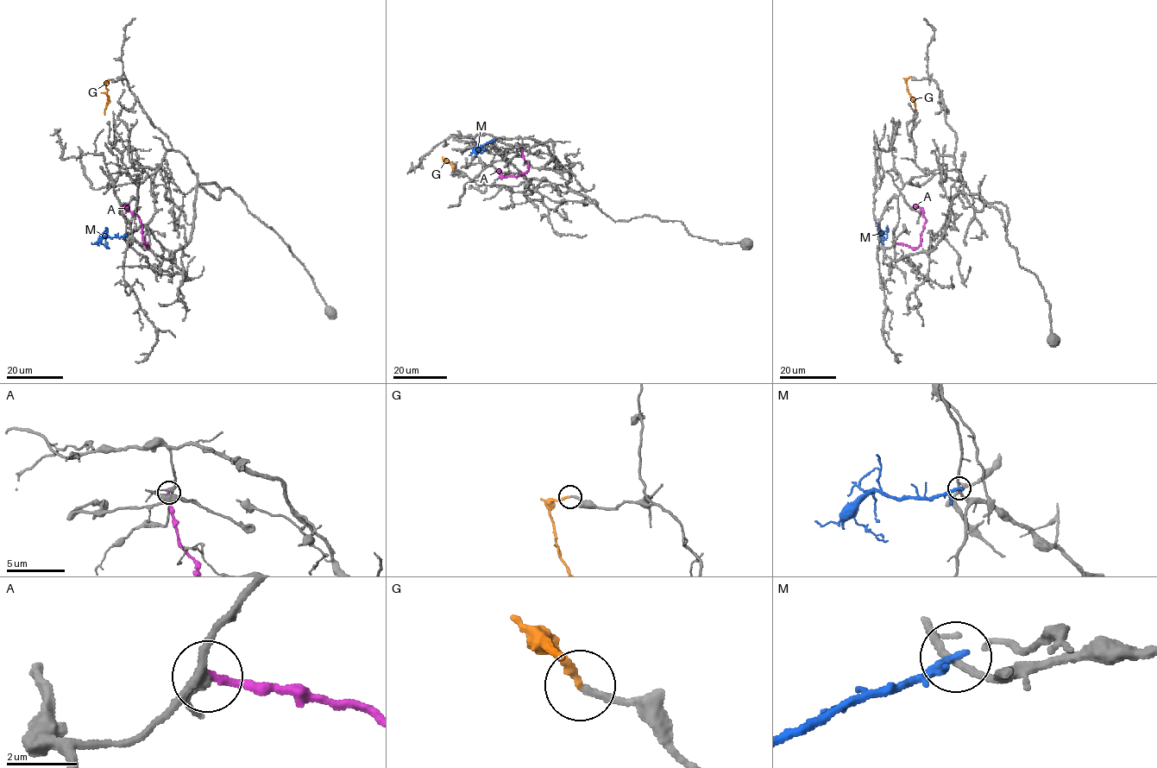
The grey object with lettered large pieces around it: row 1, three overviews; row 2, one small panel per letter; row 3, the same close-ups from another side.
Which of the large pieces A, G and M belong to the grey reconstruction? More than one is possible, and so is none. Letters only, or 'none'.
G

